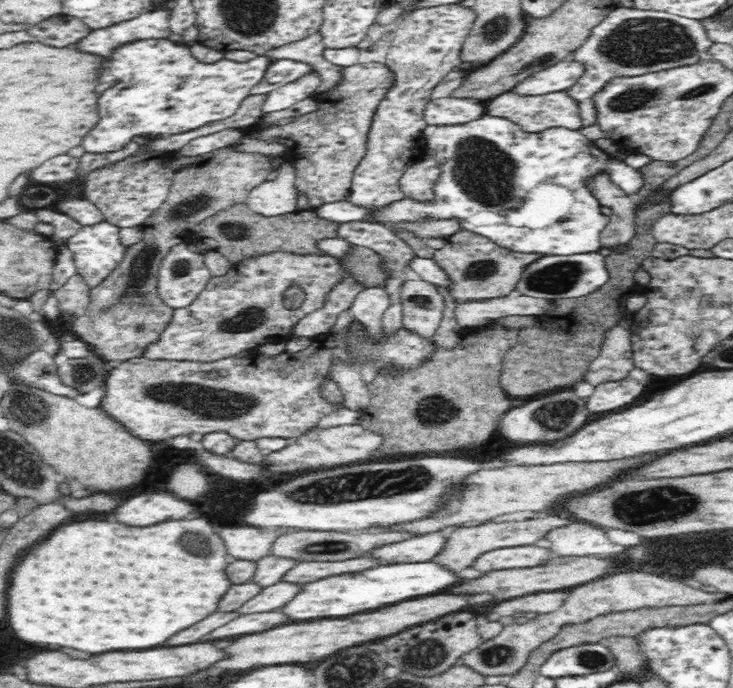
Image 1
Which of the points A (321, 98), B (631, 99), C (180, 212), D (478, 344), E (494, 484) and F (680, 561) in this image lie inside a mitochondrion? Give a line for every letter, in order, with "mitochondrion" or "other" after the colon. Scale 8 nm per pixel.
A: other
B: mitochondrion
C: mitochondrion
D: other
E: other
F: other

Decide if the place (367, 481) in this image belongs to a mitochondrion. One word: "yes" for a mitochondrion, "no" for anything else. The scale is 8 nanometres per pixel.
yes

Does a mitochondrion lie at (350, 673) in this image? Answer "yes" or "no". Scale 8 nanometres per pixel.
yes

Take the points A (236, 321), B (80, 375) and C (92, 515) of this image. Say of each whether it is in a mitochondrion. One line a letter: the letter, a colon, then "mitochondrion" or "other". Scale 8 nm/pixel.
A: mitochondrion
B: mitochondrion
C: other

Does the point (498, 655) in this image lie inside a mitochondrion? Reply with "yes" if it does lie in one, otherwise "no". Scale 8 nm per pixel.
yes

